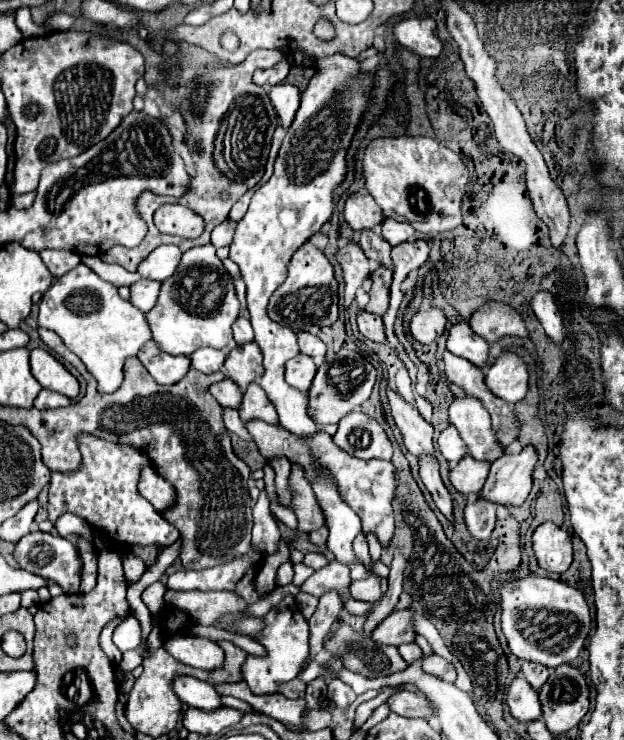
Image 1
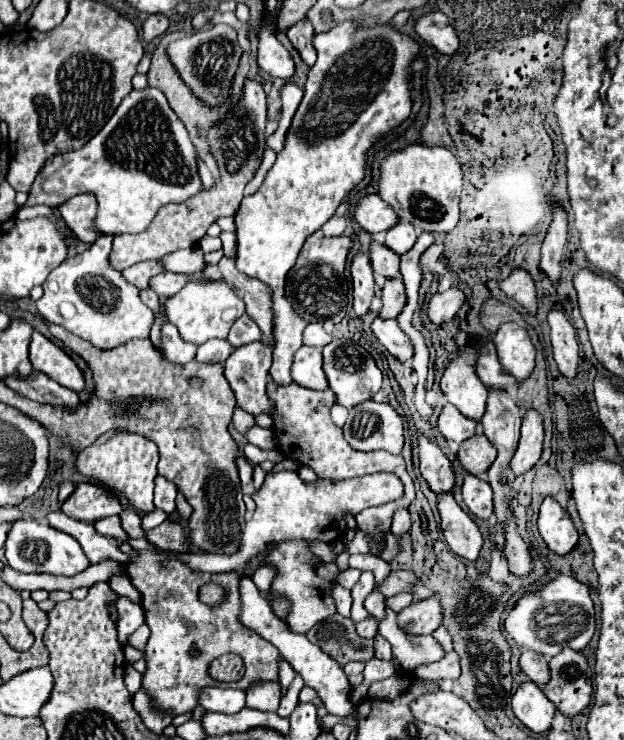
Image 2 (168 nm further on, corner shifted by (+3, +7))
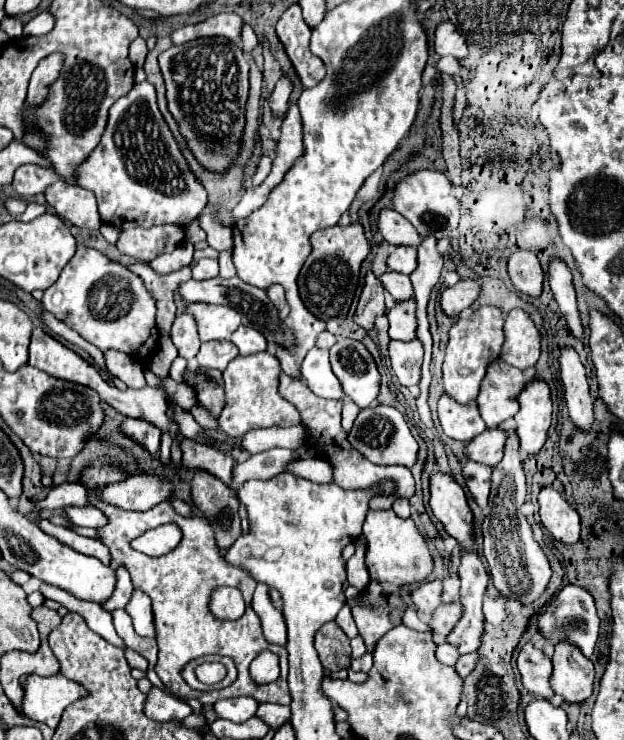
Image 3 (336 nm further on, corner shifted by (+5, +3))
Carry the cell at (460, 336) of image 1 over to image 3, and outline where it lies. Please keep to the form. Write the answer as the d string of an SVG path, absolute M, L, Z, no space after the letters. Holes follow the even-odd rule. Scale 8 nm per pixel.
M505 361L487 365L487 375L481 381L477 407L487 423L487 429L497 429L503 421L511 419L519 409L519 389L527 383L527 373L513 369Z

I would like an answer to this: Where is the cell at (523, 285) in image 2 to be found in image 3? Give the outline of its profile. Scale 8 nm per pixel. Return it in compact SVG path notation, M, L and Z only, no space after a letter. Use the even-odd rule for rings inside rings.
M517 251L509 257L509 277L513 287L529 297L541 295L543 269L531 251Z

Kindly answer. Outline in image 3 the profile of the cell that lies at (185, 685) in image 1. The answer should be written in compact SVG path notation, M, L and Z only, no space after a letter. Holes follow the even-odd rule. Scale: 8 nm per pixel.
M231 697L231 699L217 701L213 705L213 709L221 719L229 719L233 723L243 723L255 715L257 705L259 703L253 697Z

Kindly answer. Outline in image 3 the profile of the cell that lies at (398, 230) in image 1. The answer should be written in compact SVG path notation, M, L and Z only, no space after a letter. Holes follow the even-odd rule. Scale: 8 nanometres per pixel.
M403 245L391 247L387 265L393 271L409 275L415 269L415 265L417 265L417 249L415 247L403 247Z

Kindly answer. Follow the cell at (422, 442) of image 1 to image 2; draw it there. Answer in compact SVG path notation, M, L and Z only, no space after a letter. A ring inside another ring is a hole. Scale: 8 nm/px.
M419 435L419 459L421 459L421 475L427 481L429 489L435 495L451 493L455 485L451 461L443 455L443 451L437 445L433 445L423 435Z

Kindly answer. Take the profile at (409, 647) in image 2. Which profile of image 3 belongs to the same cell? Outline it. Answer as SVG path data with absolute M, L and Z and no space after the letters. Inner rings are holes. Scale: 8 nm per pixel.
M441 643L441 645L437 645L437 649L435 649L435 657L437 657L437 661L443 663L443 665L453 665L453 663L457 661L459 653L457 653L457 649L455 649L453 645Z

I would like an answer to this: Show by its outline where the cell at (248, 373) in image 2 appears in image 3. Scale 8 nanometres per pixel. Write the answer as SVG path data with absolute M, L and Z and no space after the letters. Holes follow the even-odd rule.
M267 351L247 355L247 357L239 355L227 365L227 369L223 371L227 405L219 417L219 427L229 437L239 439L245 431L257 429L257 427L273 427L273 425L287 427L287 425L299 423L297 409L277 393L279 373L281 373L281 367L277 357Z

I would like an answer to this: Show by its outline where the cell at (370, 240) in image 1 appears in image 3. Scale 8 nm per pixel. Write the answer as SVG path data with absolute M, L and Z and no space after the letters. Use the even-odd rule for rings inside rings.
M387 269L379 281L383 283L383 287L393 295L395 301L405 301L409 297L413 297L413 287L411 287L411 279L403 273L395 273L391 269Z

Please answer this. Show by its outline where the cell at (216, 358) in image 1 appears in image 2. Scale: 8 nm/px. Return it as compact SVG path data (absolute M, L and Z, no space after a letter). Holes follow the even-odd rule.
M209 339L197 349L197 361L201 363L225 363L233 347L225 339Z

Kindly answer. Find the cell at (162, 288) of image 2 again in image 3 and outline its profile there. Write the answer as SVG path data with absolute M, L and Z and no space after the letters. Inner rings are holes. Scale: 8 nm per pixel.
M213 277L213 279L207 279L207 281L195 281L195 279L189 279L185 283L181 283L177 287L179 295L187 301L187 303L221 303L221 305L227 305L227 307L233 307L237 313L243 315L243 325L245 327L253 327L257 329L259 333L265 335L265 339L269 341L269 349L275 347L275 345L283 345L287 349L291 349L293 345L293 333L291 329L287 329L279 317L277 317L277 309L273 307L273 303L267 299L265 291L263 289L257 289L257 287L251 287L247 283L243 283L239 277L233 277L233 279L221 279L221 277Z

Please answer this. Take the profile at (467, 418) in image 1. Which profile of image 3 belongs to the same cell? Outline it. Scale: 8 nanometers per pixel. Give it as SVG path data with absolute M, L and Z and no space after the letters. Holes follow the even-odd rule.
M481 307L471 311L467 317L459 317L459 321L451 327L443 361L443 387L445 393L455 401L461 401L461 405L467 405L467 401L477 397L487 363L499 357L503 343L503 323L505 317L497 307Z

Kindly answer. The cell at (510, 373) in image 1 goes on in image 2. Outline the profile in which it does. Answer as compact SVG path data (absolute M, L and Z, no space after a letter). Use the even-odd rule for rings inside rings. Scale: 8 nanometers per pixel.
M503 323L493 337L493 343L497 347L501 365L505 365L505 371L513 373L517 381L523 381L531 375L535 367L535 345L523 327L517 323Z

